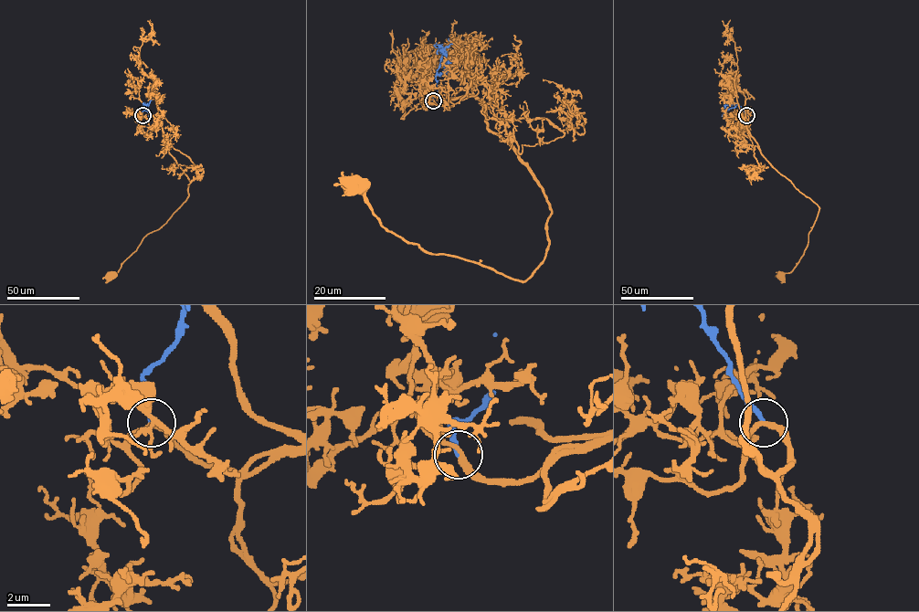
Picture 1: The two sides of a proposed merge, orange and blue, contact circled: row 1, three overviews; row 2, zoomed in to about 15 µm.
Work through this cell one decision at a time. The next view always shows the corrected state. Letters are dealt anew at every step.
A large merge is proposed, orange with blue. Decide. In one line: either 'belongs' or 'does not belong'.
belongs

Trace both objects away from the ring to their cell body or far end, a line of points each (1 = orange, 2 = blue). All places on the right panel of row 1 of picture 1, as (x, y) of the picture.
1: (746, 115), (746, 128), (760, 152), (818, 207), (804, 253), (793, 269), (779, 276)
2: (746, 115), (743, 108), (734, 104), (722, 116)

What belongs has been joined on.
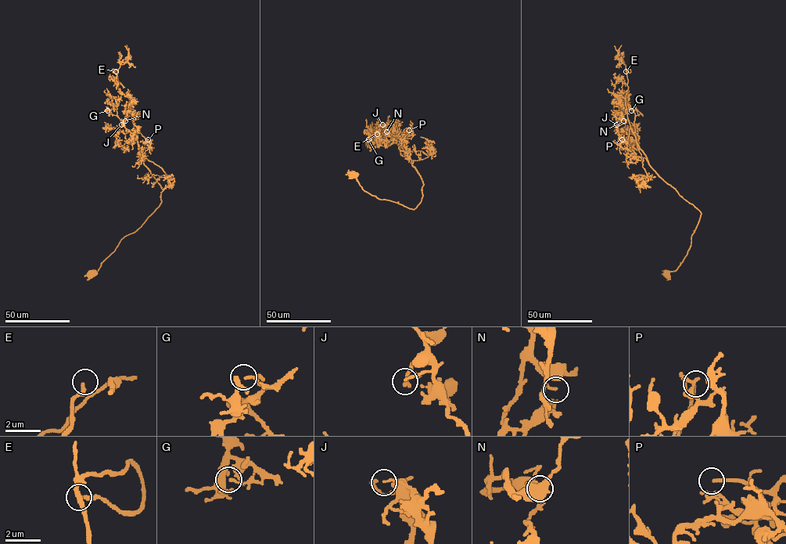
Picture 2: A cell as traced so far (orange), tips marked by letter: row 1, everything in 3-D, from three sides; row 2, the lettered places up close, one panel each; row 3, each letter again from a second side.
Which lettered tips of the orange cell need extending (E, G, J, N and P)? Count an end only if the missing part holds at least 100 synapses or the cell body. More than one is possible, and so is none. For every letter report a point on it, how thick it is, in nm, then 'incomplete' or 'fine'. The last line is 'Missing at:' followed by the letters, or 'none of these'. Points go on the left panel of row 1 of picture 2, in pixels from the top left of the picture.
E: (116, 71) | 220 nm | incomplete
G: (107, 110) | 130 nm | incomplete
J: (121, 124) | 100 nm | fine
N: (125, 120) | 100 nm | fine
P: (148, 139) | 100 nm | incomplete
Missing at: E, G, P

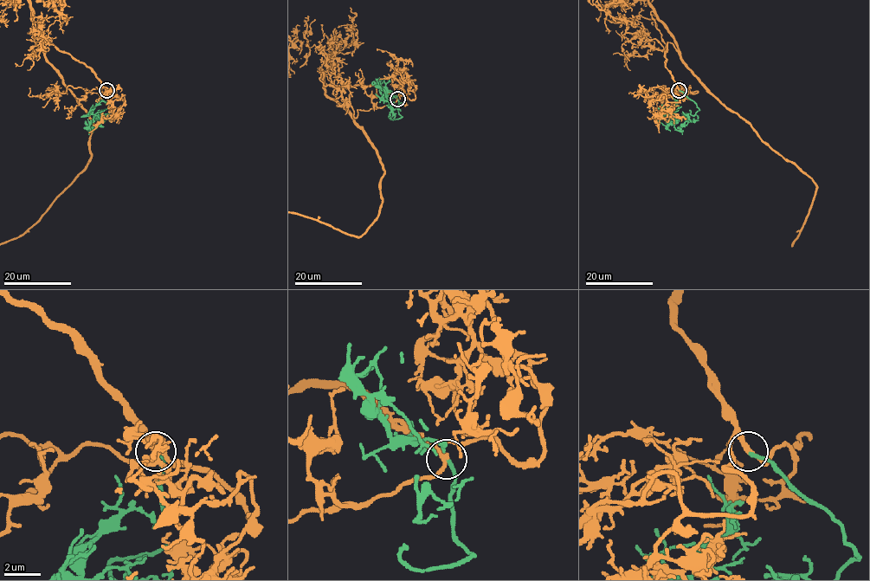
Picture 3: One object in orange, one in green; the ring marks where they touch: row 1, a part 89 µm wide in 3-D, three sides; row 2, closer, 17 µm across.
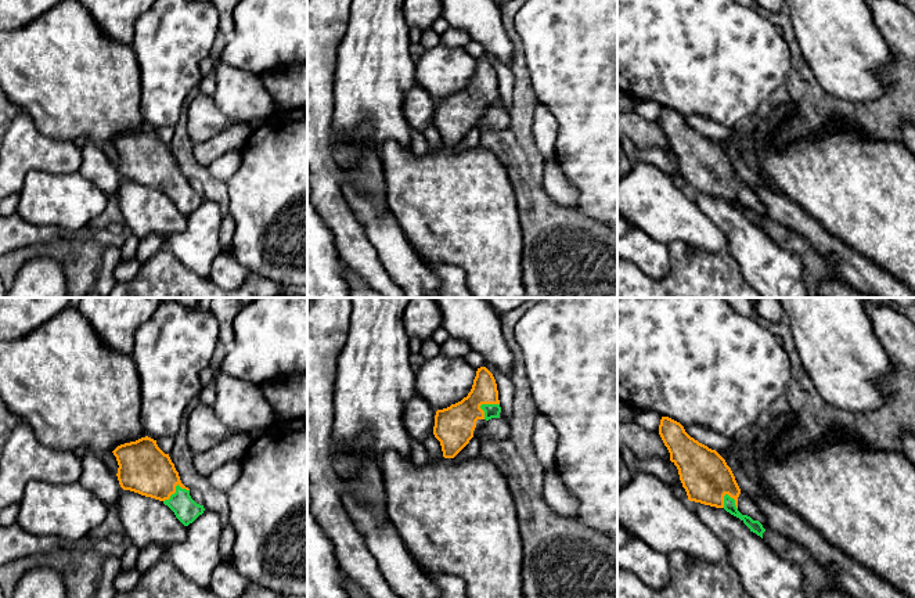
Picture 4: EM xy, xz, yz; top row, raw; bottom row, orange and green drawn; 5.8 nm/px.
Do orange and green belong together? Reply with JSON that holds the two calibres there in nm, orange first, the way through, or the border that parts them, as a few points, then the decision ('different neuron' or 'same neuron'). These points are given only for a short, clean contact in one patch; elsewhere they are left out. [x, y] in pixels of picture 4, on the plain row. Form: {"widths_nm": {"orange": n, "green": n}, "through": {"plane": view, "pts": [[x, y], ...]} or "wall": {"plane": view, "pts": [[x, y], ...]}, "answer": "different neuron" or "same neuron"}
{"widths_nm": {"orange": 300, "green": 140}, "through": {"plane": "xy", "pts": [[144, 158], [175, 179], [176, 187], [186, 200]]}, "answer": "same neuron"}

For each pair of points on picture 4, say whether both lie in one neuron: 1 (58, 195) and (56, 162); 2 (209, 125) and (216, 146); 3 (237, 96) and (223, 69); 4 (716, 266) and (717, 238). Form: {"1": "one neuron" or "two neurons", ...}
{"1": "two neurons", "2": "two neurons", "3": "one neuron", "4": "two neurons"}

